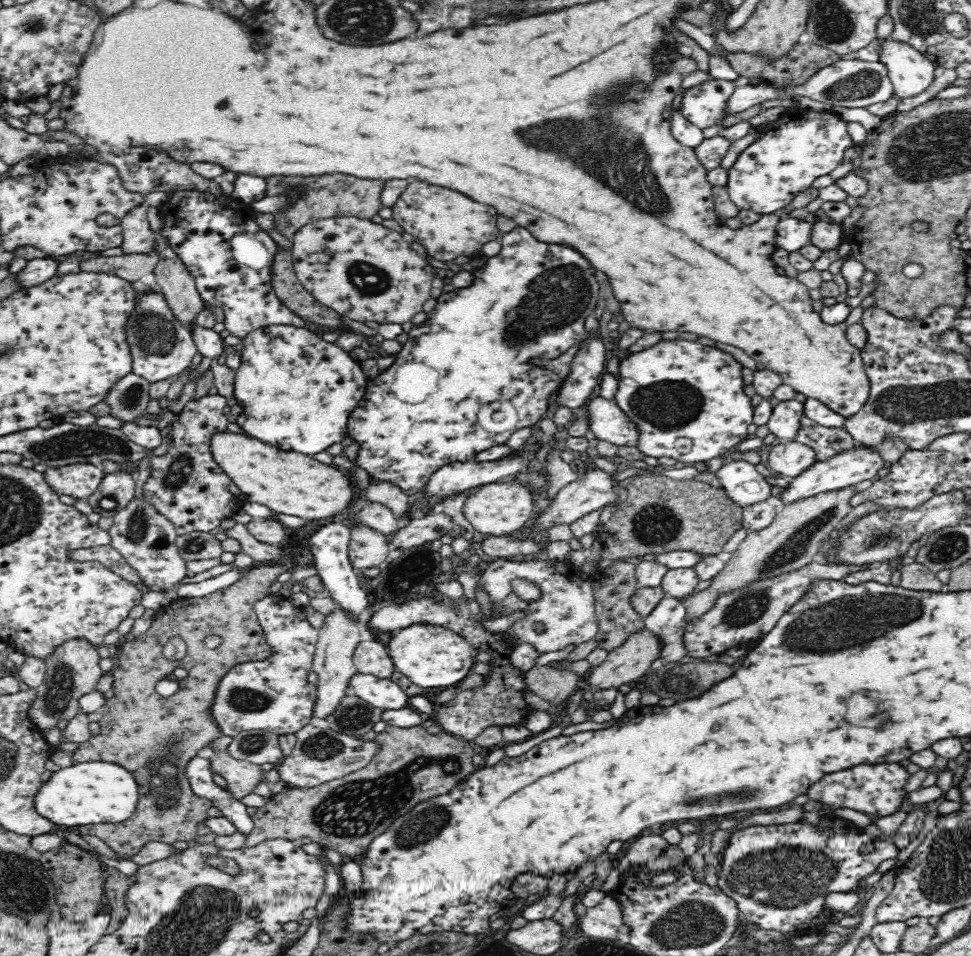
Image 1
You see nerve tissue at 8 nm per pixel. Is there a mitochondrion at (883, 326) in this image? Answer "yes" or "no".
no

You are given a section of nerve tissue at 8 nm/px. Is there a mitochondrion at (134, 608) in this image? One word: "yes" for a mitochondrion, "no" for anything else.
no

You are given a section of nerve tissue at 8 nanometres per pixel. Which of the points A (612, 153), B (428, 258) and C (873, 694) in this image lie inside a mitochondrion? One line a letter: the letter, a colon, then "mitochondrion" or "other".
A: mitochondrion
B: other
C: other

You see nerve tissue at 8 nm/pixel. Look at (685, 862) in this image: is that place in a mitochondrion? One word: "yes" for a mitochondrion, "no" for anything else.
no

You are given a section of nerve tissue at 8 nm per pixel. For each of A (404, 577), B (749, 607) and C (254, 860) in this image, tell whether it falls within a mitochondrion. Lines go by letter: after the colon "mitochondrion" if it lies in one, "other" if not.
A: mitochondrion
B: mitochondrion
C: other

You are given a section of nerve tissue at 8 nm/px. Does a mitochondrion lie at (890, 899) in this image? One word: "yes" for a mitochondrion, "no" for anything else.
no

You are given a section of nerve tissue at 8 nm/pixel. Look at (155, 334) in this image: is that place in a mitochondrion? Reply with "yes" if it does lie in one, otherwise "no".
yes

